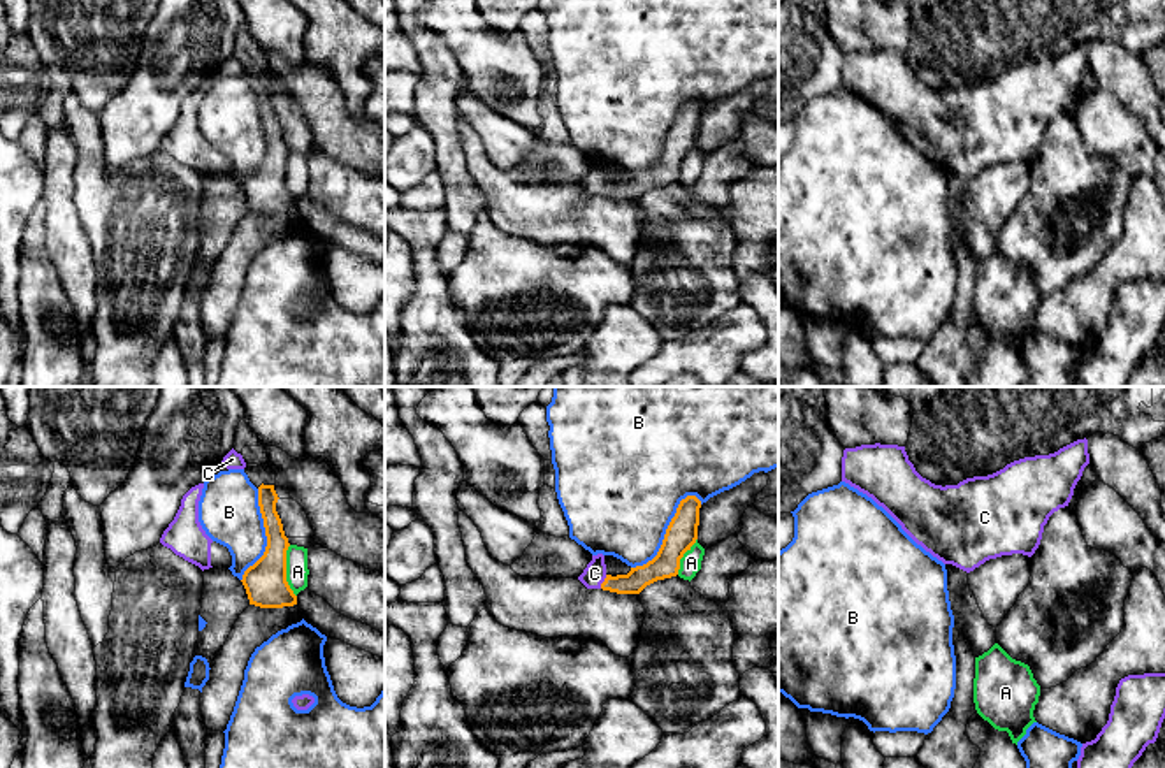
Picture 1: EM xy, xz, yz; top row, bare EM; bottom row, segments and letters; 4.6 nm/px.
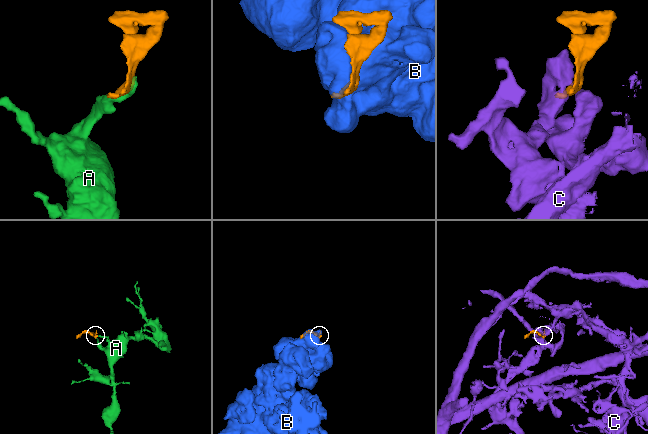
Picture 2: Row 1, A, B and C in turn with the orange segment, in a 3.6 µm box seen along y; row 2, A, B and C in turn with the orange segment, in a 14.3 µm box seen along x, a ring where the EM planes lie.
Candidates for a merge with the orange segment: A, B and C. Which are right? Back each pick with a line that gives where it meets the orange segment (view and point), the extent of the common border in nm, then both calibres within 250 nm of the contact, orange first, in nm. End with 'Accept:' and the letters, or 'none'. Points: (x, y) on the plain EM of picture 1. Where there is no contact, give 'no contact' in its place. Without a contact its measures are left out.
C: xz (603, 188) | 70 nm | 100/100 nm
Accept: C

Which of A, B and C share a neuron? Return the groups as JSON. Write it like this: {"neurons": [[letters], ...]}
{"neurons": [["A"], ["B"], ["C"]]}

